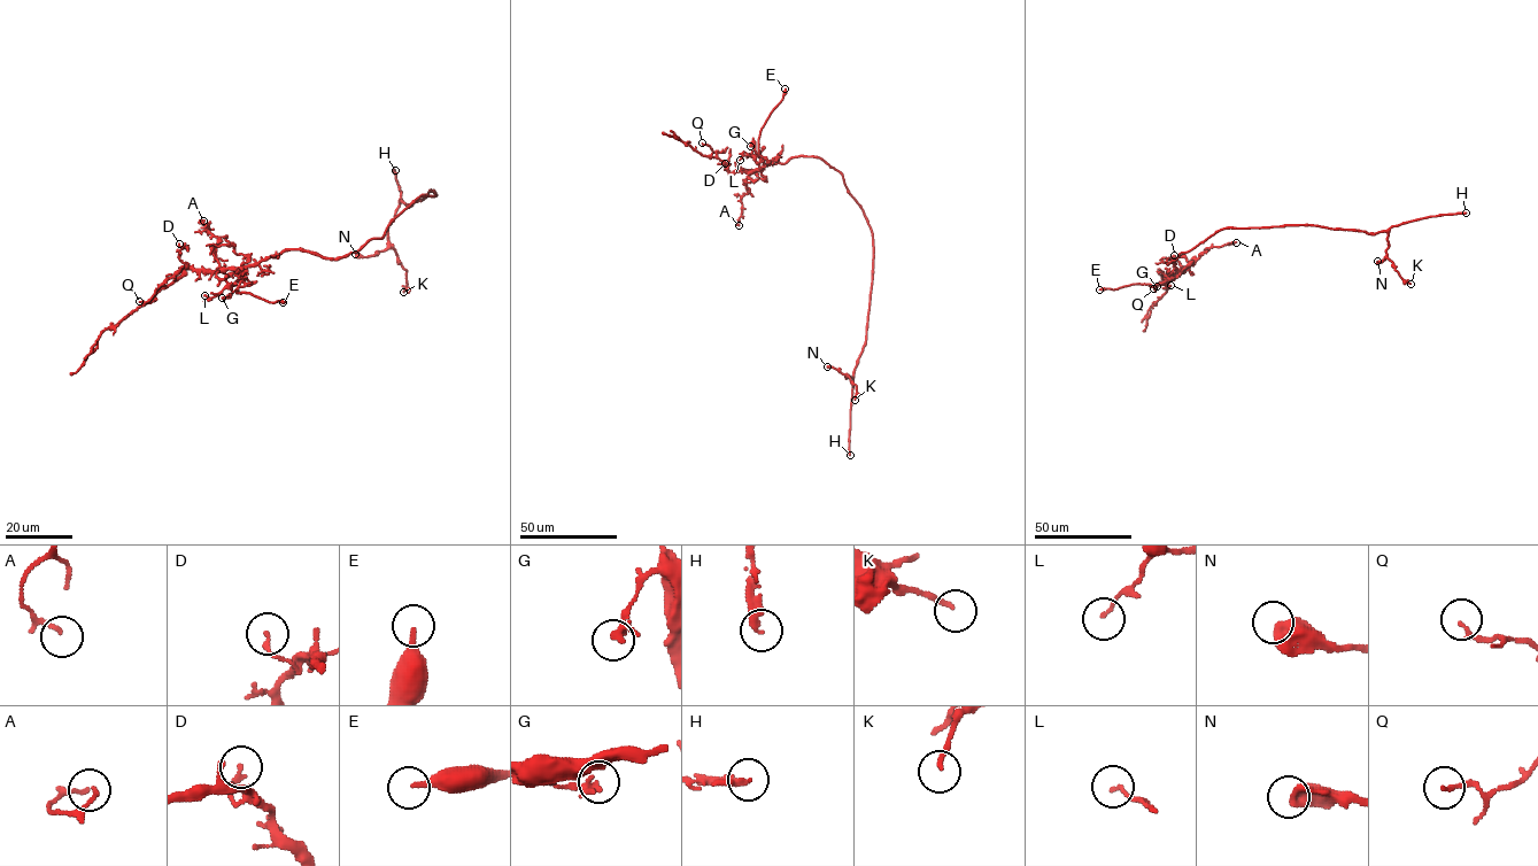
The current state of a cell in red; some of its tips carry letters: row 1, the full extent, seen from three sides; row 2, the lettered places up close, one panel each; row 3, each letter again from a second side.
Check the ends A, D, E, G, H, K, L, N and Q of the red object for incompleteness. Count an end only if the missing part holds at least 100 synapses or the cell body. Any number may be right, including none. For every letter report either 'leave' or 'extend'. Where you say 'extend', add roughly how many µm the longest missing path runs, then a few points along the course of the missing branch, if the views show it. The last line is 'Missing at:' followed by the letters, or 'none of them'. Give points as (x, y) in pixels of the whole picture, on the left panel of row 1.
A: leave
D: leave
E: extend | 60 µm | (283, 302), (288, 314), (288, 332), (273, 348), (263, 372), (270, 377), (293, 355)
G: leave
H: extend | 120 µm
K: leave
L: leave
N: leave
Q: leave
Missing at: E, H

